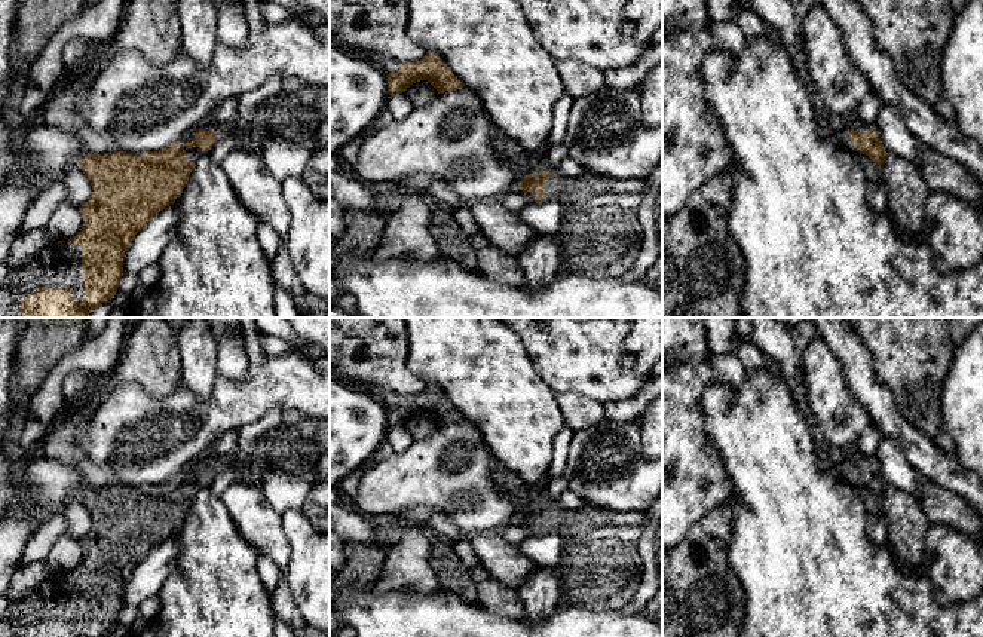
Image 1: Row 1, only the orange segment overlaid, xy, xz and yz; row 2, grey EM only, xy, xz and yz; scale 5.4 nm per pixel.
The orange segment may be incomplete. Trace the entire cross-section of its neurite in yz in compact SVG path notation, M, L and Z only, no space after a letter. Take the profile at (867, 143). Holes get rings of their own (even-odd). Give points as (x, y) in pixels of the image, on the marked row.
M852 119L848 122L848 131L852 146L869 156L876 165L881 166L886 160L888 154L876 125Z

